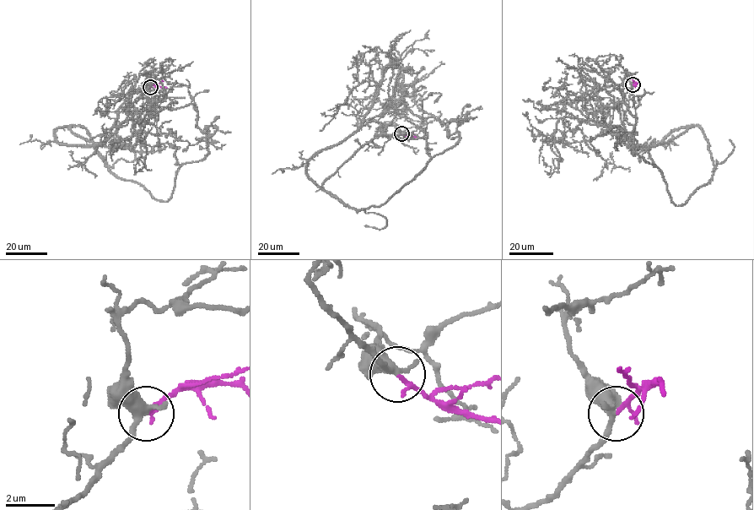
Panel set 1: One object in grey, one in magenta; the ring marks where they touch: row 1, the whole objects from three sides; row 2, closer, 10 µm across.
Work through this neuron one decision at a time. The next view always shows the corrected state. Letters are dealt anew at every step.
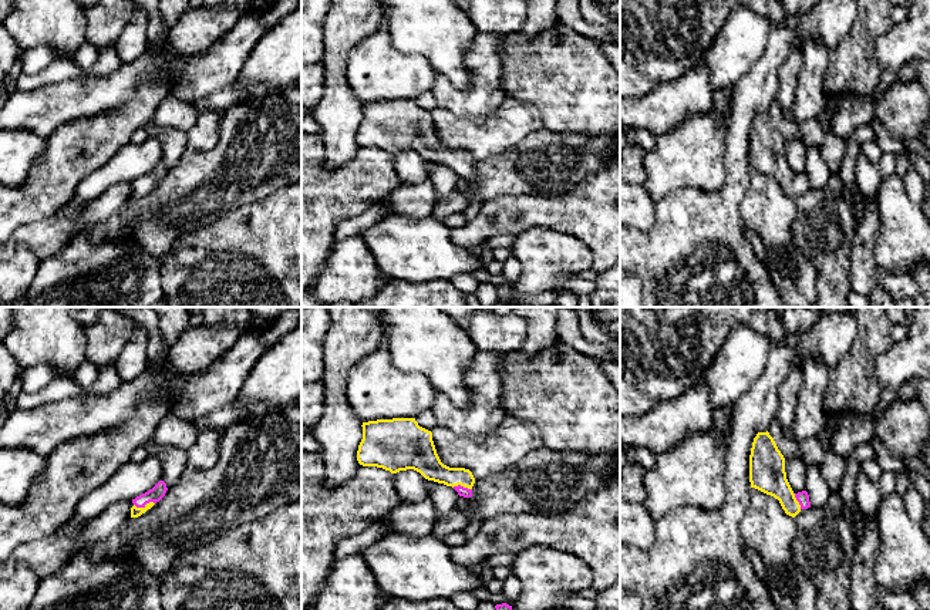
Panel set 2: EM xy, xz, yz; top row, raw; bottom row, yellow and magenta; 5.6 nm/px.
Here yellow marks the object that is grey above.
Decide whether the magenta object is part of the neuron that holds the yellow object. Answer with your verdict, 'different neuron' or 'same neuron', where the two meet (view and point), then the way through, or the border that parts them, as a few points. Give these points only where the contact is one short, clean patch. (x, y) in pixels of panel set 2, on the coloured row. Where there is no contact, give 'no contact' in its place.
same neuron; contact xy (145, 505); way xy (135, 512), (145, 505), (154, 495)

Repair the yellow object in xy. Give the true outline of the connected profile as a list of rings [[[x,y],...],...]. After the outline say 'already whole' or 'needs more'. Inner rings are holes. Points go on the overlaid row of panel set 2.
[[[159,481],[152,489],[132,499],[134,506],[131,508],[131,518],[138,518],[151,509],[165,496],[166,491],[166,483]]]; needs more

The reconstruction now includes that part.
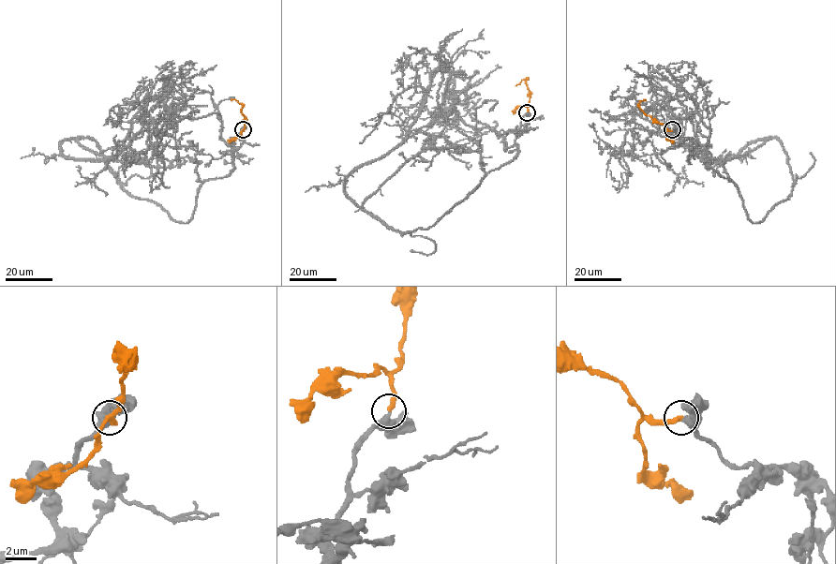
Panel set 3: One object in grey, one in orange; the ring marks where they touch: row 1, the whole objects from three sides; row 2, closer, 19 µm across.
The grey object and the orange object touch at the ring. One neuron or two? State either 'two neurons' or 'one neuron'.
one neuron

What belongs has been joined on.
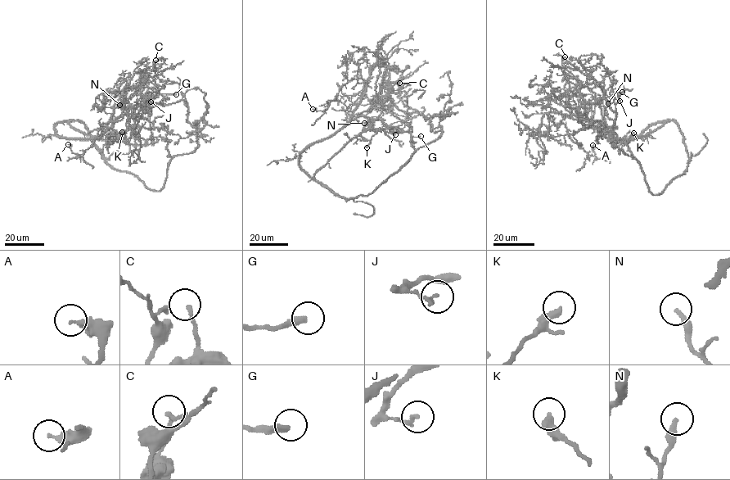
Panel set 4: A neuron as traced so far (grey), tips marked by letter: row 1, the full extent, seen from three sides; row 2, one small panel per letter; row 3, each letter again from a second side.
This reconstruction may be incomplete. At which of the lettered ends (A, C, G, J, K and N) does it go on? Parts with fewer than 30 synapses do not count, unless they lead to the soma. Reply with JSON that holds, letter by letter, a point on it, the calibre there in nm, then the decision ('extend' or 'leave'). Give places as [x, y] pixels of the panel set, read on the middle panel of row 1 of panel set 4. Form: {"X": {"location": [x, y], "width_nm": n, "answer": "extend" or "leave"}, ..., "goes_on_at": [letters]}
{"A": {"location": [313, 109], "width_nm": 320, "answer": "leave"}, "C": {"location": [399, 83], "width_nm": 160, "answer": "leave"}, "G": {"location": [421, 136], "width_nm": 300, "answer": "leave"}, "J": {"location": [395, 134], "width_nm": 160, "answer": "leave"}, "K": {"location": [367, 147], "width_nm": 280, "answer": "leave"}, "N": {"location": [364, 123], "width_nm": 260, "answer": "leave"}, "goes_on_at": []}

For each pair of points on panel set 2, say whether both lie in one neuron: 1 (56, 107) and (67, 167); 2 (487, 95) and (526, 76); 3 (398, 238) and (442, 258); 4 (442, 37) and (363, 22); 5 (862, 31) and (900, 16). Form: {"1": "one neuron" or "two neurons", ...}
{"1": "two neurons", "2": "two neurons", "3": "one neuron", "4": "two neurons", "5": "two neurons"}

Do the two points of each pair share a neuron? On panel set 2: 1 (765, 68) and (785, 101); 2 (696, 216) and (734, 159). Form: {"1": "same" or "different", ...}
{"1": "different", "2": "same"}

